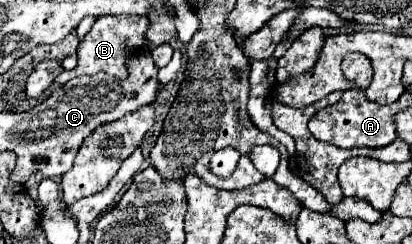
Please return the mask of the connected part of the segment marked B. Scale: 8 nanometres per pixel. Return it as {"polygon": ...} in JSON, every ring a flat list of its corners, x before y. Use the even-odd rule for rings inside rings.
{"polygon":[[98,17,98,21,94,23,92,31,84,37,84,41,78,47,78,67,72,71,62,71,56,77,58,85,64,85,68,79,78,77,78,75,88,75,88,73,98,73,104,71,116,79,126,79,128,71,126,71,126,57,142,51,140,47,144,47,144,33,148,29,148,19,146,17]]}

